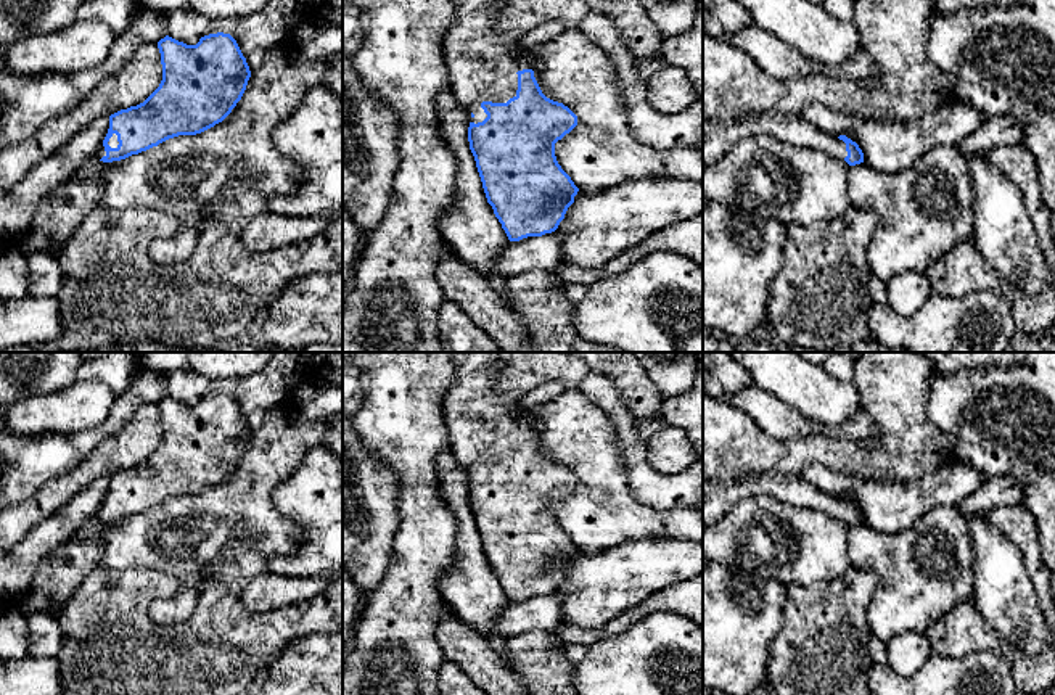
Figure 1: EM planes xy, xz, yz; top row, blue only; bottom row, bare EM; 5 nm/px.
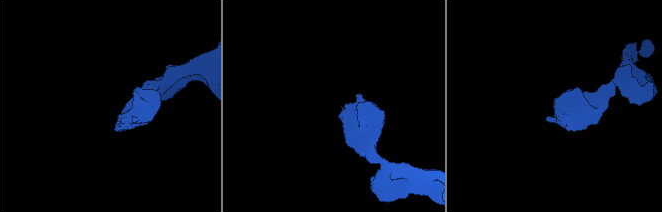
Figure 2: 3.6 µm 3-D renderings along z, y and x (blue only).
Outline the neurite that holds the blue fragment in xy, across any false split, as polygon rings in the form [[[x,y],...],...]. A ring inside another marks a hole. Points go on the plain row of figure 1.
[[[209,394],[196,405],[166,396],[158,409],[162,441],[143,463],[109,476],[108,494],[95,513],[103,523],[214,487],[246,450],[251,431],[230,394]]]

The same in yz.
[[[759,473],[743,475],[732,483],[703,479],[703,526],[720,520],[738,500],[761,494],[796,505],[825,512],[849,526],[864,523],[864,513],[846,496],[820,492],[801,475]]]

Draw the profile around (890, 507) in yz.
[[[960,459],[910,483],[864,481],[839,475],[822,463],[807,465],[801,476],[820,492],[846,496],[856,502],[864,513],[864,523],[885,534],[909,529],[933,508],[957,507],[987,479]]]

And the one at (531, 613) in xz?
[[[558,590],[542,597],[510,602],[497,618],[494,639],[521,635],[528,631],[556,631],[561,624],[563,598]]]

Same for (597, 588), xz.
[[[637,539],[603,552],[577,552],[558,586],[561,624],[597,629],[656,590],[703,574],[703,545],[687,539]]]

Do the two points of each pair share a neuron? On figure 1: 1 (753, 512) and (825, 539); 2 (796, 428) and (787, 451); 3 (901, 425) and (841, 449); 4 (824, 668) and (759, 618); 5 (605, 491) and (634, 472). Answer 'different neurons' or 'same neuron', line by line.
1: same neuron
2: different neurons
3: same neuron
4: different neurons
5: different neurons

